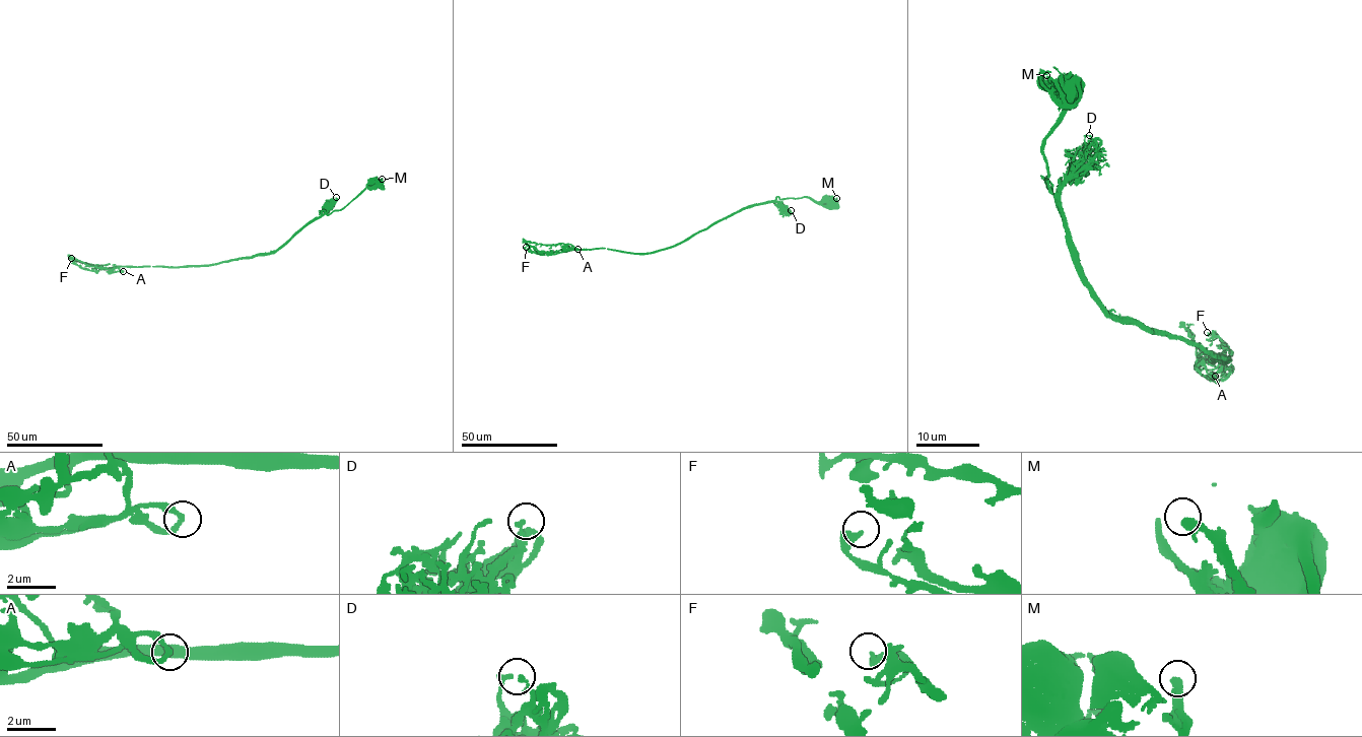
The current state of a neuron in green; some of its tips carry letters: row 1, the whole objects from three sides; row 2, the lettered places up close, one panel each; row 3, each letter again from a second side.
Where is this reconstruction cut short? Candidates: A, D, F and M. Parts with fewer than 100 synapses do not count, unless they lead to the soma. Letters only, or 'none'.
none

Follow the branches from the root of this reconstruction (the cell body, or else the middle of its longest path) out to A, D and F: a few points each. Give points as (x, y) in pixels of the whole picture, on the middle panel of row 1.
A: (829, 205), (805, 197), (776, 196), (652, 252), (605, 248), (565, 251), (577, 249)
D: (829, 205), (819, 204), (805, 197), (780, 199), (776, 196), (776, 200), (791, 210)
F: (829, 205), (805, 197), (776, 196), (649, 253), (605, 248), (540, 253), (526, 247)

